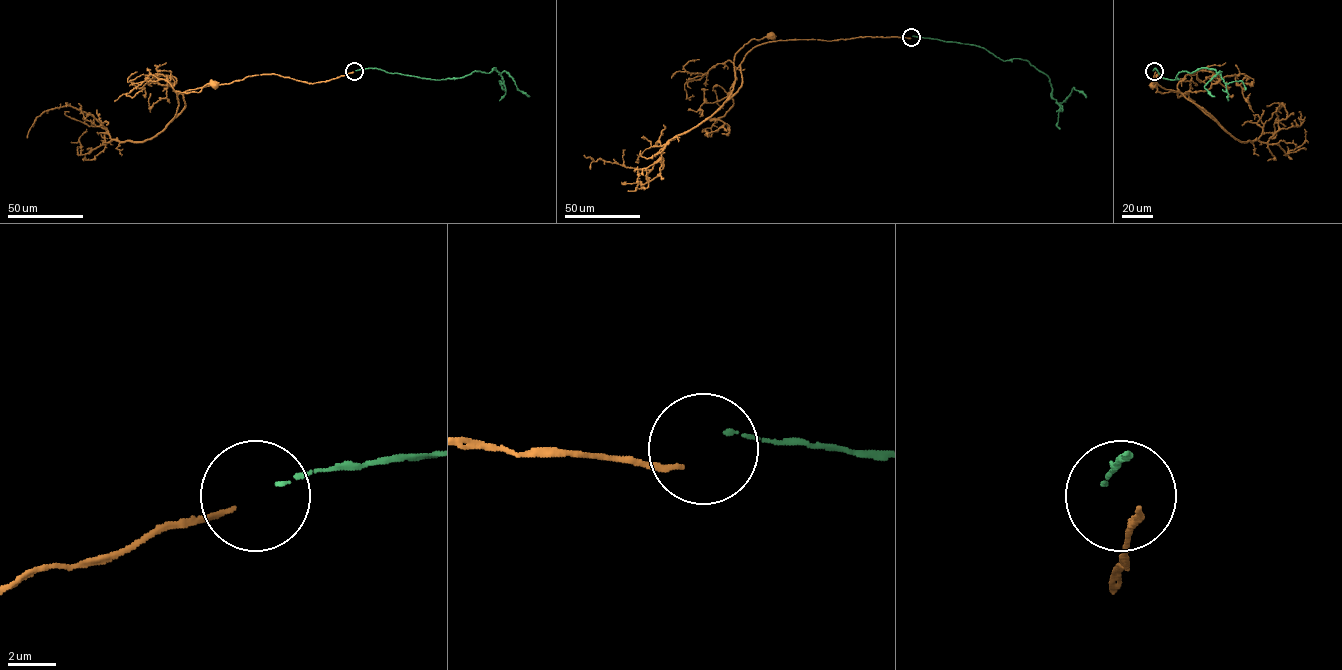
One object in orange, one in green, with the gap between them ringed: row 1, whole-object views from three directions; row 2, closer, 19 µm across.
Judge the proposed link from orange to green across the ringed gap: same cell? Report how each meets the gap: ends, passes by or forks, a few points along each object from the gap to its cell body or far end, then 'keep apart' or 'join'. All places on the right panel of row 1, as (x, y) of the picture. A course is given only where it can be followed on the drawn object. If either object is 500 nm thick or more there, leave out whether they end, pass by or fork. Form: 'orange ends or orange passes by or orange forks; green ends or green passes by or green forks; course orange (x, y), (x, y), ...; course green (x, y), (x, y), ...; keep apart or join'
orange ends; green ends; course orange (1155, 72), (1153, 83), (1158, 74), (1158, 85), (1185, 93), (1156, 92), (1157, 88), (1153, 85); course green (1153, 70), (1172, 80), (1182, 71), (1219, 71), (1205, 86), (1214, 97); keep apart

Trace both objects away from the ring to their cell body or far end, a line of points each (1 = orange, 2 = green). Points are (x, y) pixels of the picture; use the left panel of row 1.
1: (353, 72), (313, 83), (276, 74), (249, 76), (176, 94), (178, 91), (199, 92), (208, 84), (215, 85)
2: (355, 70), (376, 68), (438, 80), (495, 68), (528, 97)

